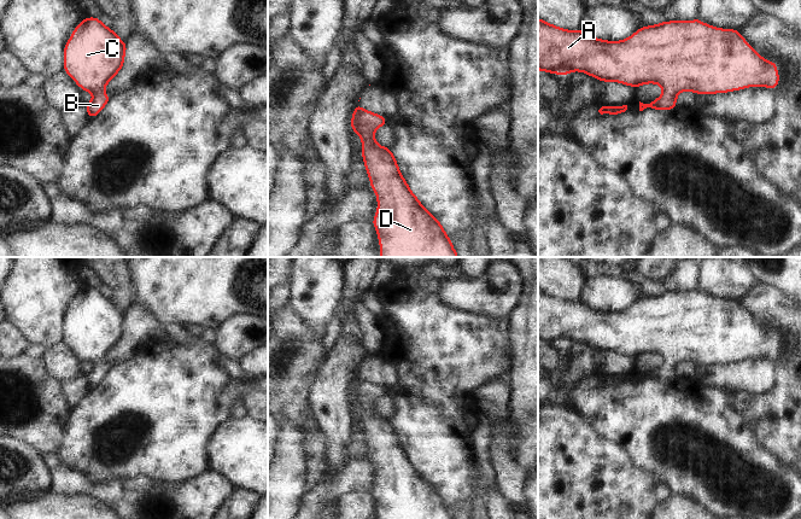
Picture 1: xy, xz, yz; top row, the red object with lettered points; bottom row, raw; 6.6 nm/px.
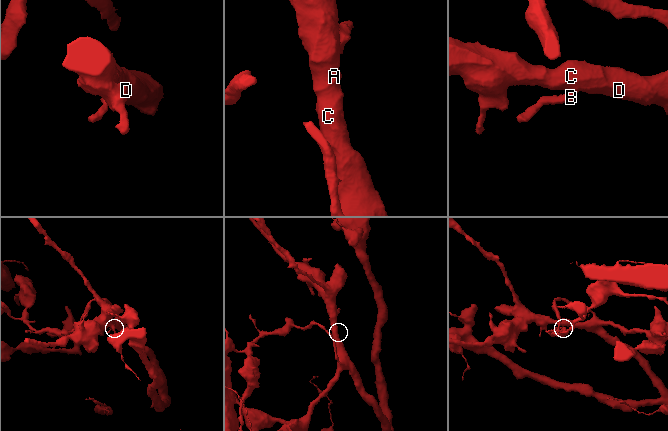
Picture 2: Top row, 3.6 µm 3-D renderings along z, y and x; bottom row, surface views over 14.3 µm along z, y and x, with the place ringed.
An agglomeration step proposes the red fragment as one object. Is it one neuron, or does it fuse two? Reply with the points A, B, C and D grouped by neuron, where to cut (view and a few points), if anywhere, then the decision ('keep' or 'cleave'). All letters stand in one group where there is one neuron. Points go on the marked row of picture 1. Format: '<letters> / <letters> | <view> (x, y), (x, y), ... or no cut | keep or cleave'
A B C D | no cut | keep

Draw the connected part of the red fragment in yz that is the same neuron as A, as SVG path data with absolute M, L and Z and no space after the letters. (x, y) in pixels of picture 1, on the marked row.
M538 18L538 70L561 76L583 71L600 82L620 82L636 89L641 84L660 84L663 94L648 104L639 101L639 111L647 107L672 110L677 94L684 91L714 94L758 86L774 91L779 83L777 64L762 58L738 30L719 29L698 18L643 25L622 41L596 39L584 30L562 29Z

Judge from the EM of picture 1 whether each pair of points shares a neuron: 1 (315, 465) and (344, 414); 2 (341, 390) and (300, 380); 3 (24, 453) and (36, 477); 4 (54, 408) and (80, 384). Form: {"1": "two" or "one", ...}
{"1": "two", "2": "two", "3": "one", "4": "two"}

